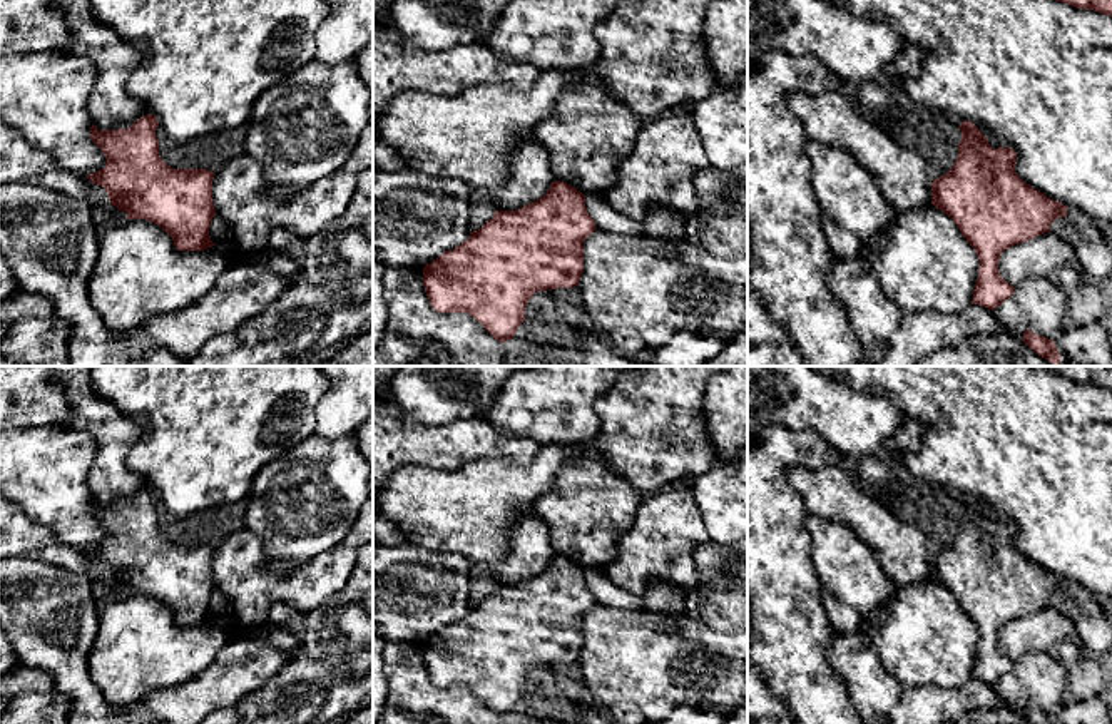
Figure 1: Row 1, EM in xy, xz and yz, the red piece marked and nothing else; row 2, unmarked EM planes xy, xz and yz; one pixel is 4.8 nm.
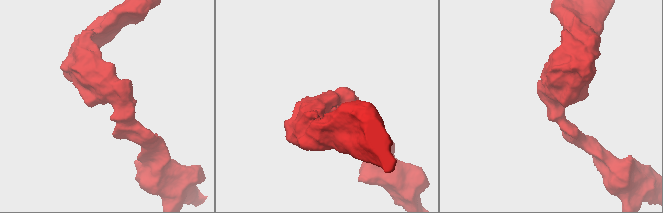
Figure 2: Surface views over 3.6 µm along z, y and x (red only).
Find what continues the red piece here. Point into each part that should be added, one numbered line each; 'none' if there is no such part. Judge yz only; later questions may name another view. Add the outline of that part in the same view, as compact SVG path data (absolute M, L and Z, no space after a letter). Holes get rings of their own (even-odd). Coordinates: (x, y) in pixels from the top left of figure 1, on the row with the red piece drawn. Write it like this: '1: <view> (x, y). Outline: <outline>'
none

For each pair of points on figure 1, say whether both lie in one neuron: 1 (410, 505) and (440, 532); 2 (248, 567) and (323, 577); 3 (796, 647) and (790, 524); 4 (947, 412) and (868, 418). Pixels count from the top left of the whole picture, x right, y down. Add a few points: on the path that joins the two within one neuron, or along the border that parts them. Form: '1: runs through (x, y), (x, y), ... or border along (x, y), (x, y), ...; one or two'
1: runs through (417, 509), (433, 525); one
2: runs through (266, 584), (305, 584); one
3: runs through (790, 617), (790, 554); one
4: border along (867, 393), (887, 398), (902, 418); two

